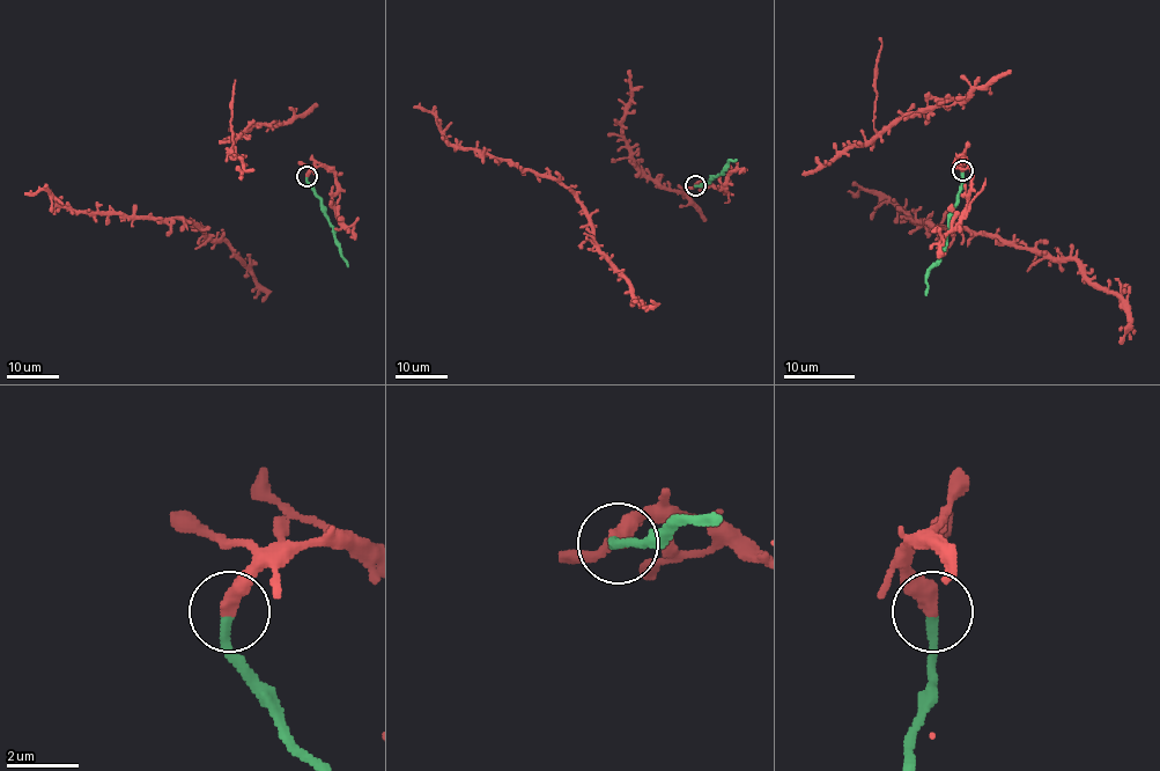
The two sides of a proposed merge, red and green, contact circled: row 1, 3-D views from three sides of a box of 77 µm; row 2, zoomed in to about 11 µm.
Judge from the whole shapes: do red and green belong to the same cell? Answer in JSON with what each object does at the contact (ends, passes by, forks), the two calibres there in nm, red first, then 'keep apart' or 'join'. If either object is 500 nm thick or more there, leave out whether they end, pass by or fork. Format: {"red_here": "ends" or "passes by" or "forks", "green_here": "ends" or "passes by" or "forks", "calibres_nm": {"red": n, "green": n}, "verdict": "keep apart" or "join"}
{"red_here": "ends", "green_here": "ends", "calibres_nm": {"red": 480, "green": 260}, "verdict": "keep apart"}

